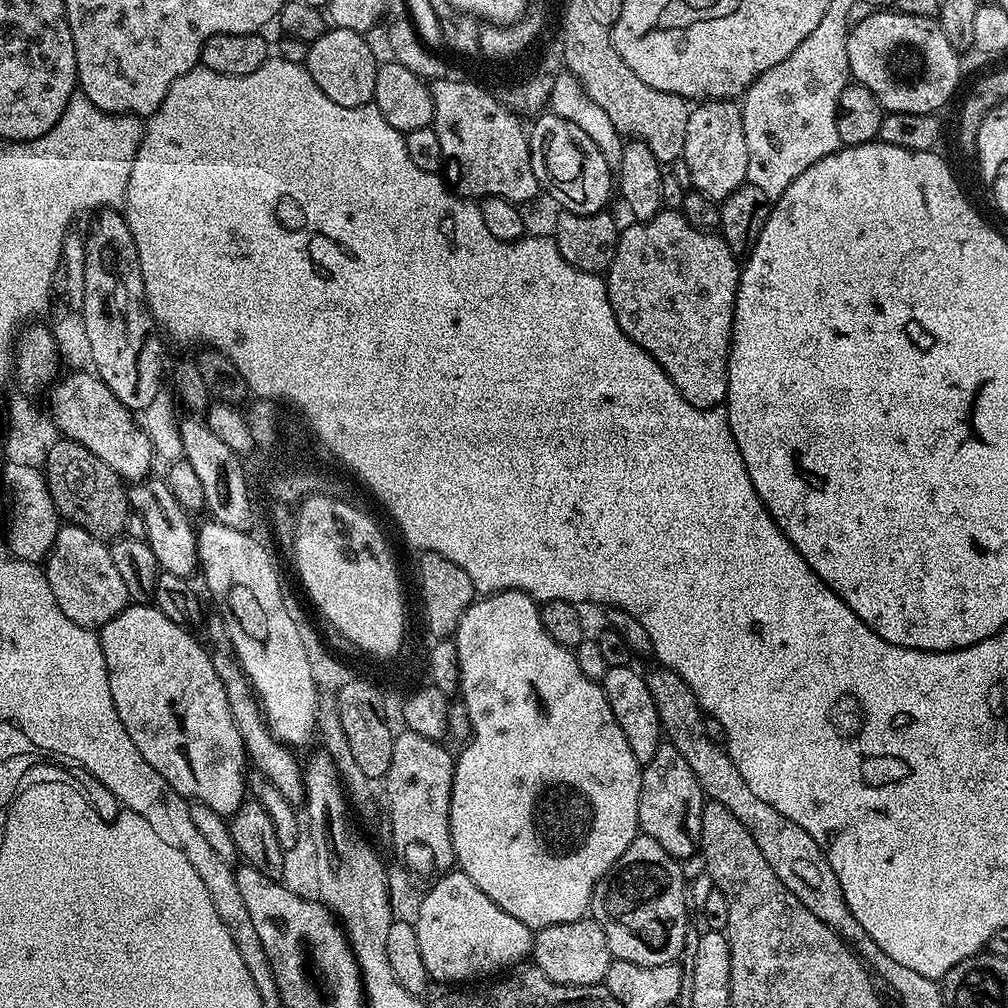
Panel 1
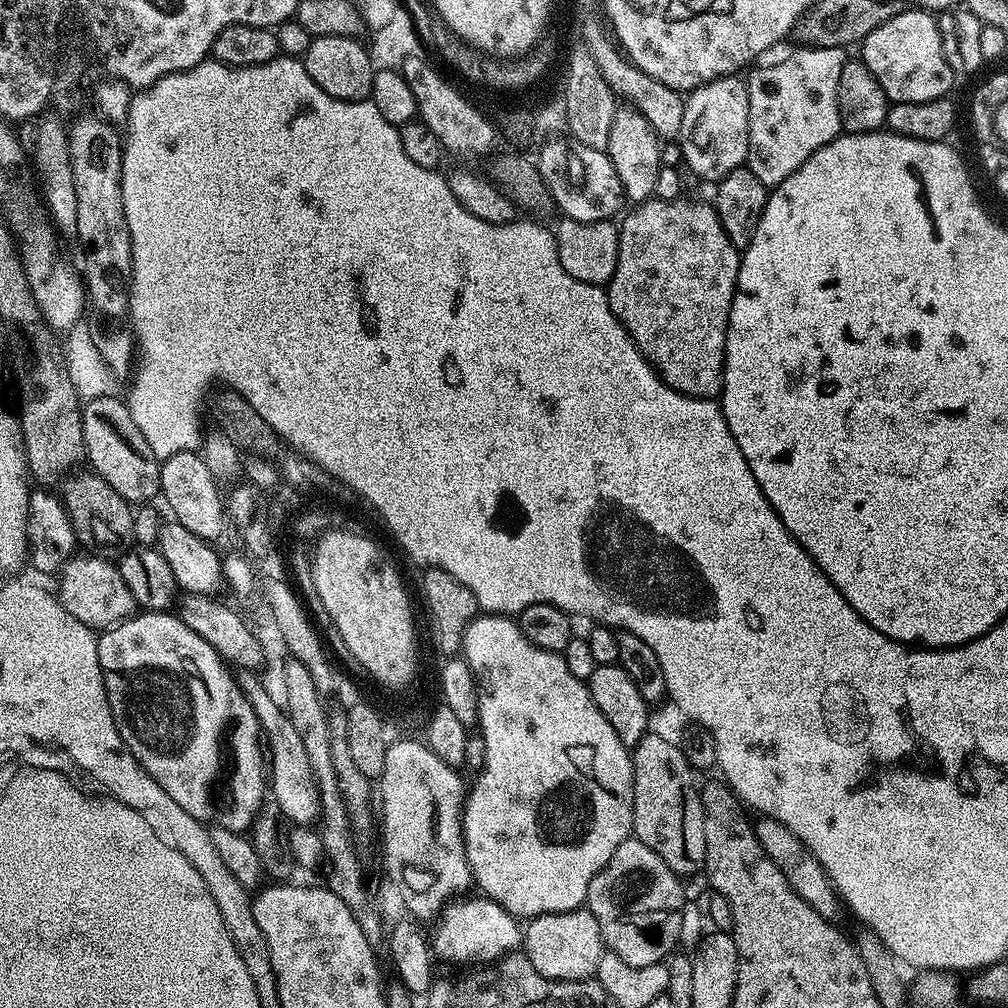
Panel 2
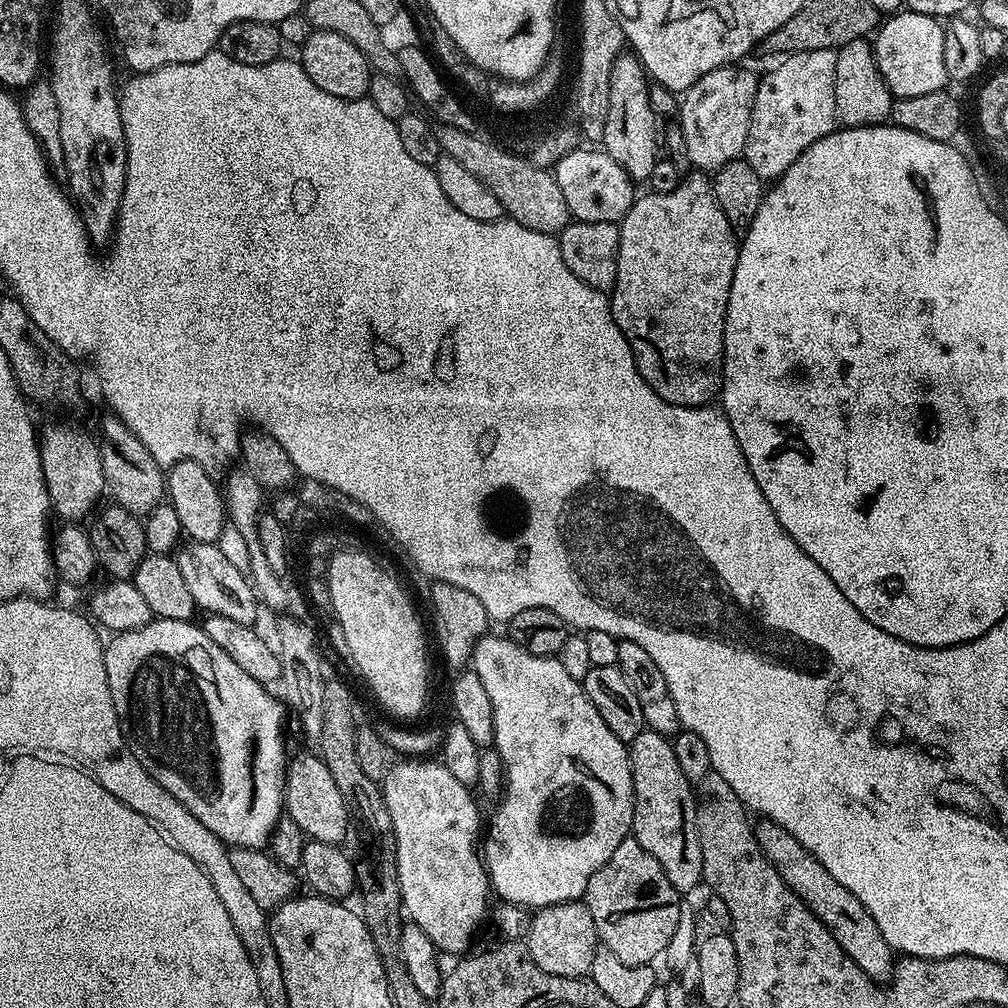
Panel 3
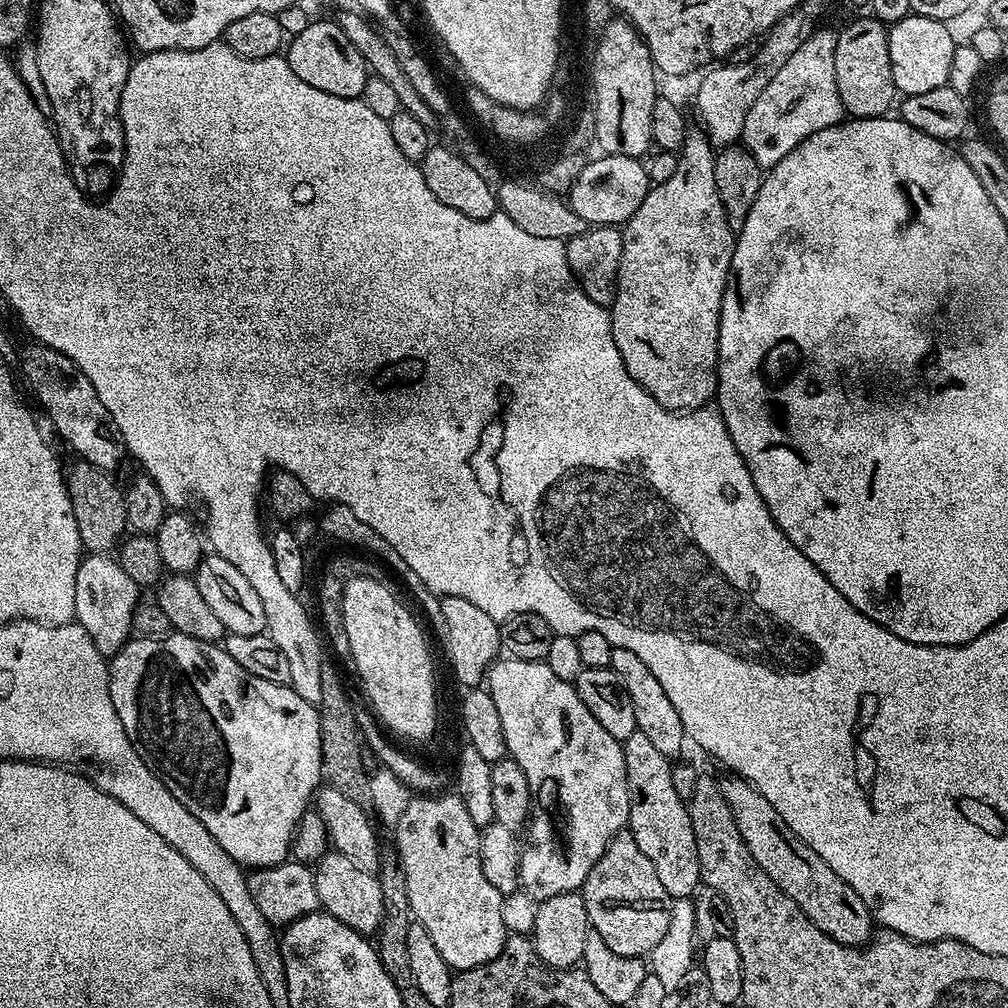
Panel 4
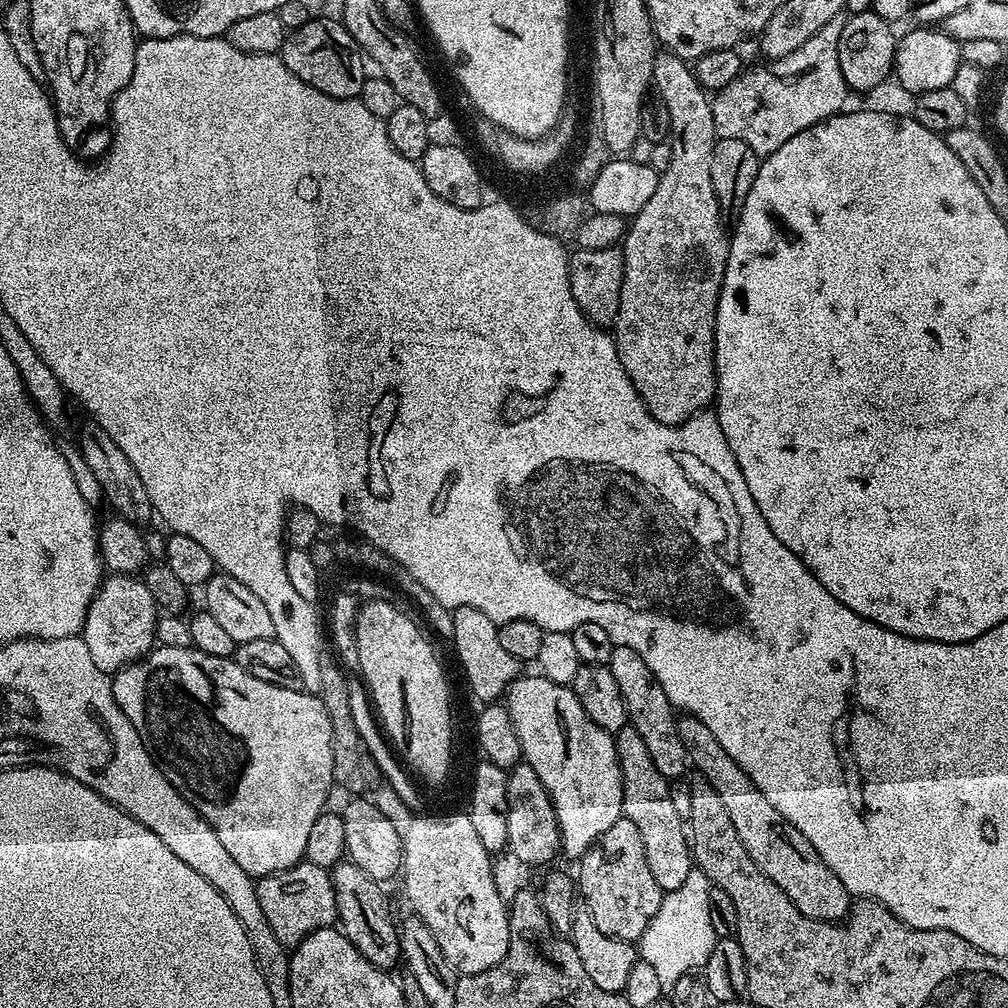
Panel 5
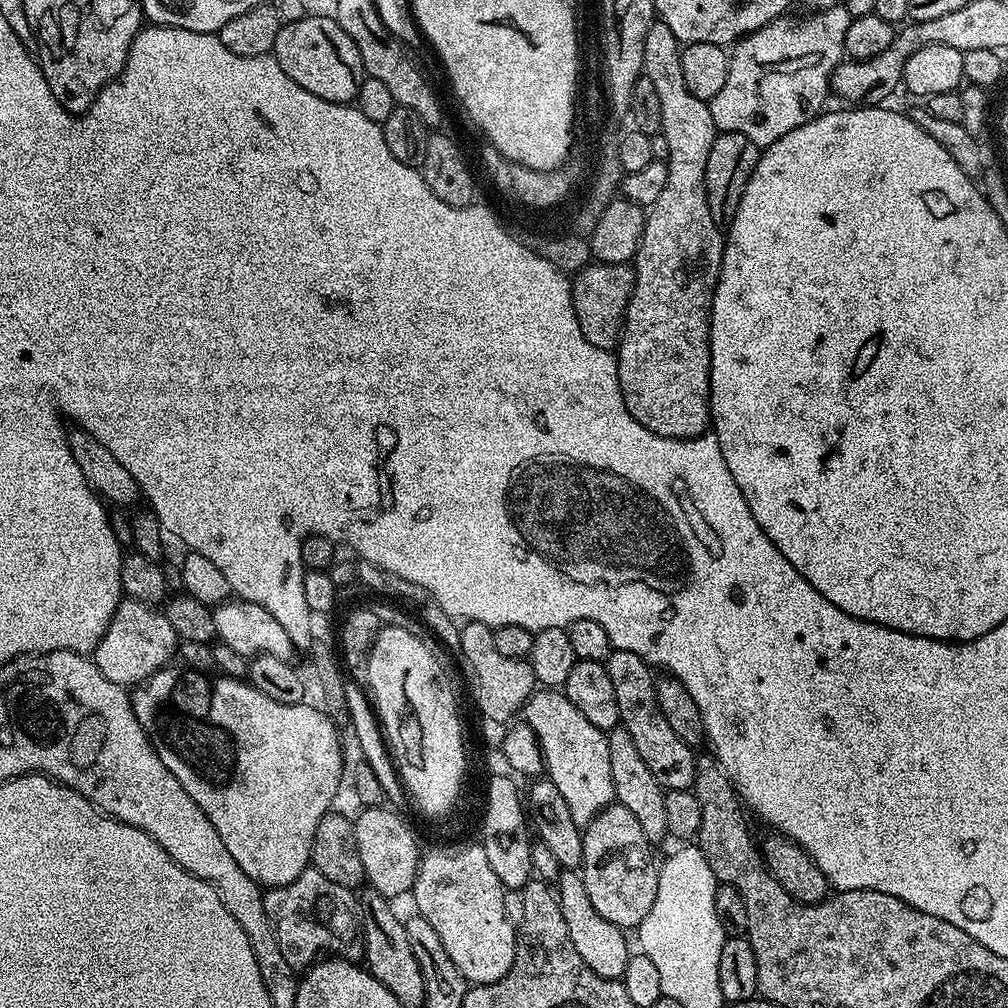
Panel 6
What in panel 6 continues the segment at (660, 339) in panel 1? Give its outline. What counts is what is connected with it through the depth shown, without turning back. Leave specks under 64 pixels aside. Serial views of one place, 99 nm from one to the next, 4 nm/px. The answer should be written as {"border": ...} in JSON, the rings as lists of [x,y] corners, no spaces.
{"border":[[[654,22],[650,30],[646,30],[646,46],[642,49],[642,62],[644,70],[642,75],[651,81],[655,87],[655,93],[661,102],[662,120],[660,132],[662,133],[663,147],[666,149],[666,163],[668,165],[668,174],[666,176],[666,186],[662,189],[658,202],[654,202],[647,209],[645,215],[644,233],[641,236],[640,245],[636,250],[634,257],[634,269],[636,271],[636,285],[633,288],[633,294],[629,298],[628,313],[624,316],[624,331],[621,335],[618,345],[618,355],[616,356],[616,365],[618,366],[618,382],[622,390],[622,398],[626,402],[626,410],[646,430],[650,430],[659,436],[665,436],[671,440],[693,440],[695,436],[703,436],[709,431],[710,421],[712,419],[712,404],[710,402],[710,374],[712,373],[712,355],[710,354],[710,342],[708,335],[712,329],[710,323],[712,318],[712,299],[716,293],[716,287],[720,281],[720,267],[724,257],[725,237],[722,235],[721,225],[714,222],[710,214],[710,206],[706,198],[706,158],[710,158],[710,146],[714,146],[714,138],[718,134],[714,126],[714,118],[708,109],[709,101],[702,98],[696,98],[690,92],[682,74],[682,45],[678,38],[674,38],[674,30],[666,26],[663,22]]]}

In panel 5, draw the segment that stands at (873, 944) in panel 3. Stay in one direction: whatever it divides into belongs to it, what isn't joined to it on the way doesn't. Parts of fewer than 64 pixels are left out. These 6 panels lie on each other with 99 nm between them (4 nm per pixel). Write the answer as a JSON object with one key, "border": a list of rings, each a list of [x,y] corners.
{"border":[[[684,714],[677,719],[676,725],[678,738],[682,738],[691,767],[696,768],[695,771],[704,776],[710,786],[714,786],[718,798],[722,798],[734,831],[742,846],[746,846],[746,854],[754,858],[758,870],[762,870],[762,874],[766,874],[766,878],[770,878],[770,882],[774,882],[774,886],[778,886],[778,890],[782,890],[806,918],[843,921],[854,903],[853,897],[849,896],[846,886],[838,882],[838,874],[834,874],[834,870],[822,862],[818,850],[814,850],[814,846],[810,846],[810,842],[806,842],[806,838],[802,838],[802,834],[798,834],[798,830],[794,830],[794,826],[790,826],[790,822],[786,822],[786,818],[782,818],[774,806],[770,806],[766,794],[762,794],[746,770],[742,770],[742,766],[738,766],[738,762],[734,762],[726,750],[722,750],[718,738],[710,734],[710,729],[703,722]]]}

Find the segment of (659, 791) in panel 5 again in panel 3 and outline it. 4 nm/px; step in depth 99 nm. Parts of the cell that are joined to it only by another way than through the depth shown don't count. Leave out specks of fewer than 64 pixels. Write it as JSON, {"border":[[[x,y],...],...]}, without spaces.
{"border":[[[645,730],[638,734],[638,738],[634,738],[632,743],[627,745],[628,761],[630,762],[630,770],[632,771],[632,831],[631,835],[640,843],[642,850],[646,850],[646,854],[654,854],[654,858],[658,858],[658,866],[662,866],[662,870],[666,870],[666,878],[670,878],[670,886],[676,888],[677,893],[692,892],[696,887],[701,887],[704,871],[702,870],[702,846],[698,842],[698,826],[696,825],[696,794],[694,785],[688,781],[686,776],[682,774],[682,770],[678,767],[678,757],[674,755],[674,746],[669,737],[658,734],[651,730]]]}

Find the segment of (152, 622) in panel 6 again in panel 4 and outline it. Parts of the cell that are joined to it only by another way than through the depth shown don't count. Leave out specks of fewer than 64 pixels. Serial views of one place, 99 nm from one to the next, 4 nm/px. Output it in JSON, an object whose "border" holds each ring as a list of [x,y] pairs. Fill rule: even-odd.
{"border":[[[88,554],[78,566],[78,578],[74,586],[74,620],[84,627],[86,634],[98,646],[106,658],[116,655],[133,635],[132,615],[137,604],[142,600],[142,589],[139,584],[122,570],[122,566],[111,555]],[[112,559],[112,560],[111,560]]]}

